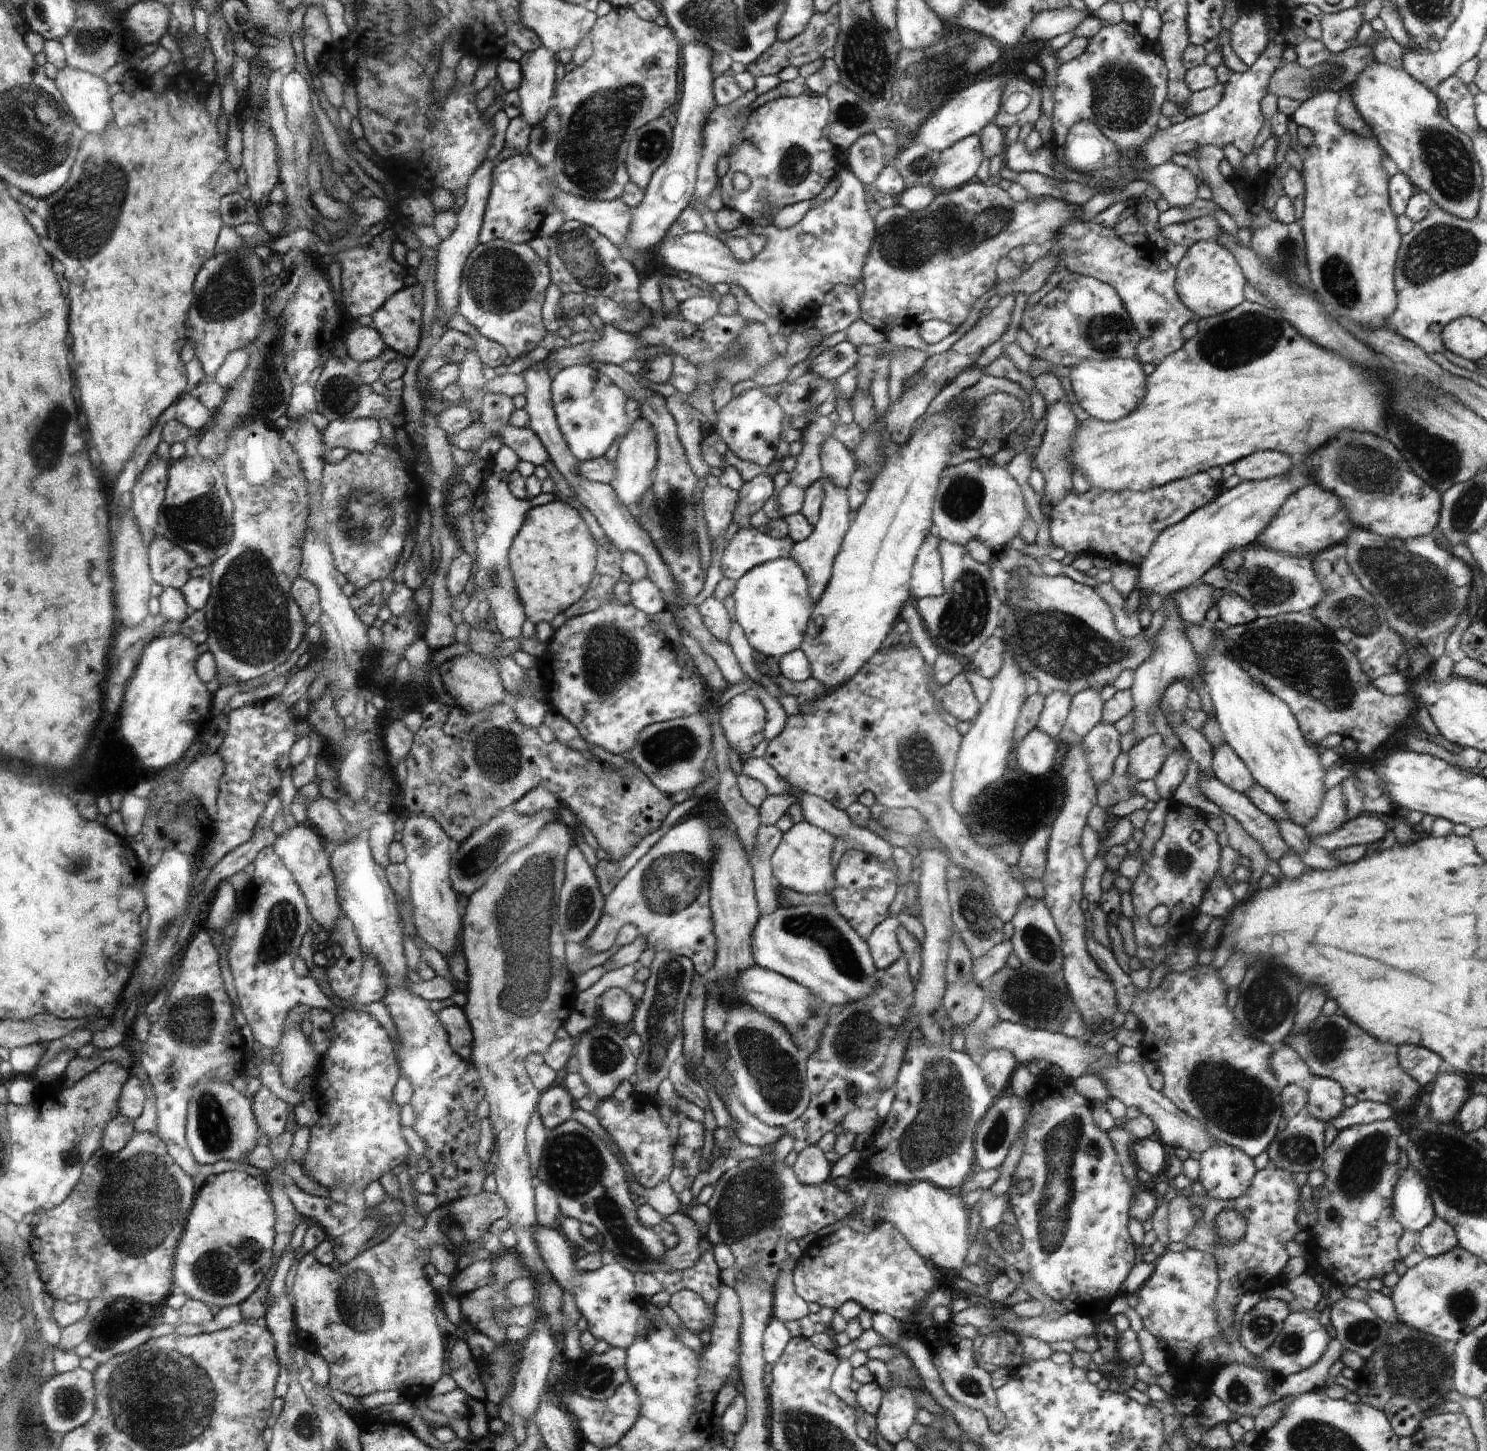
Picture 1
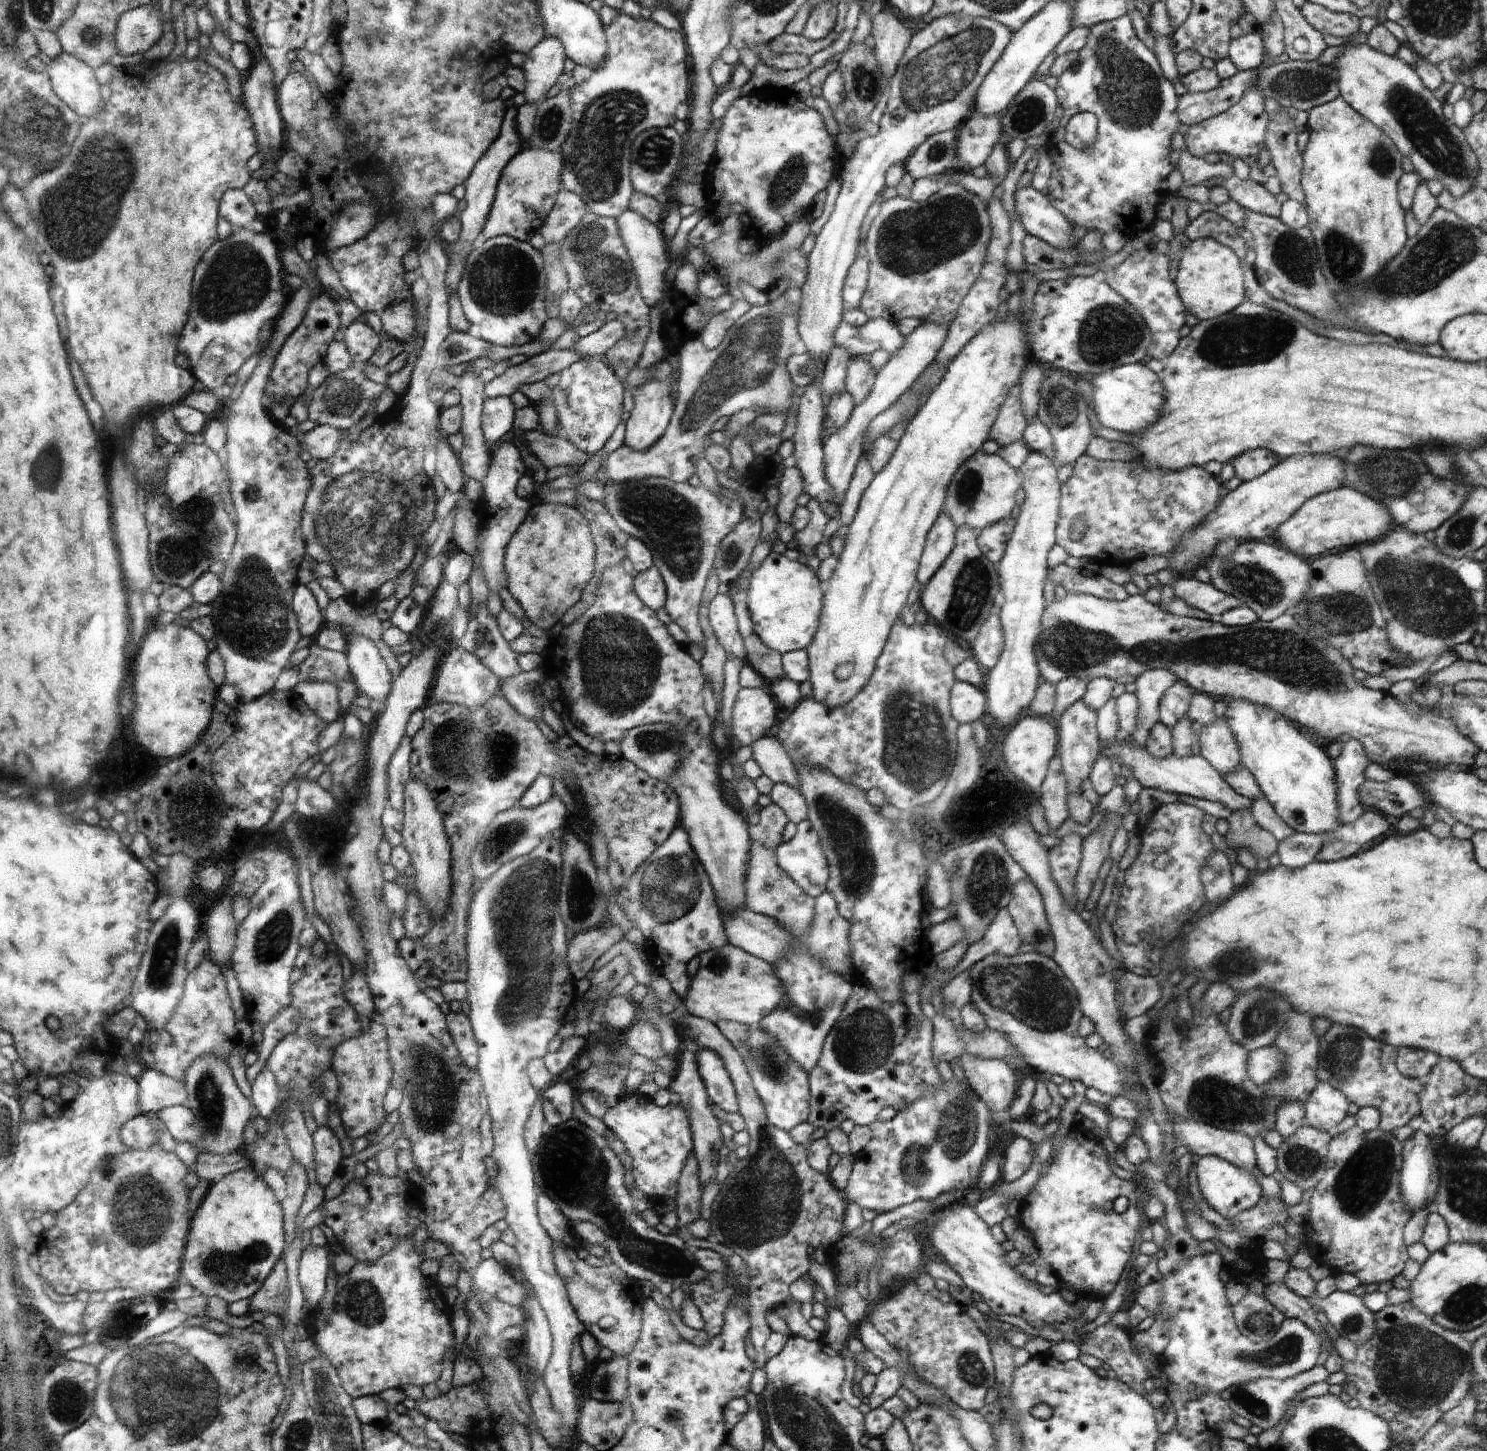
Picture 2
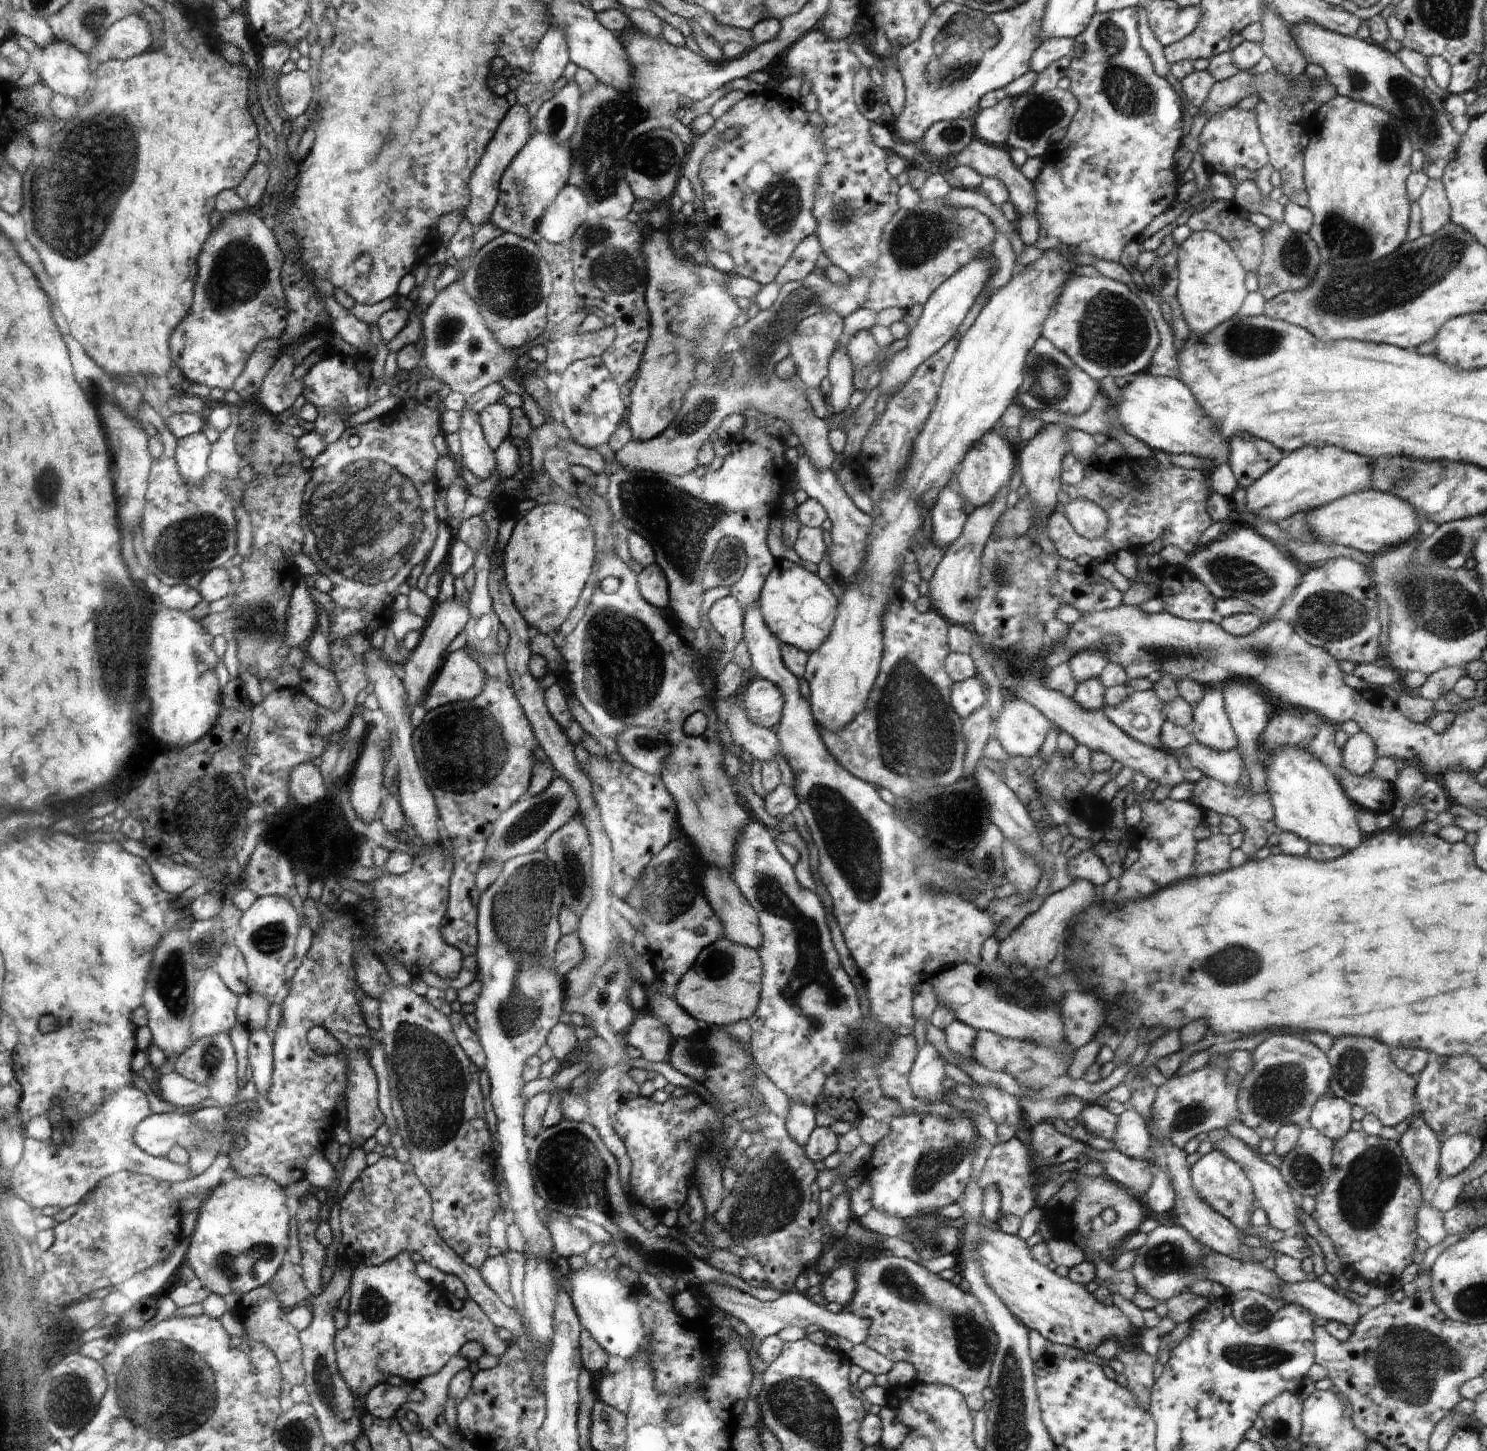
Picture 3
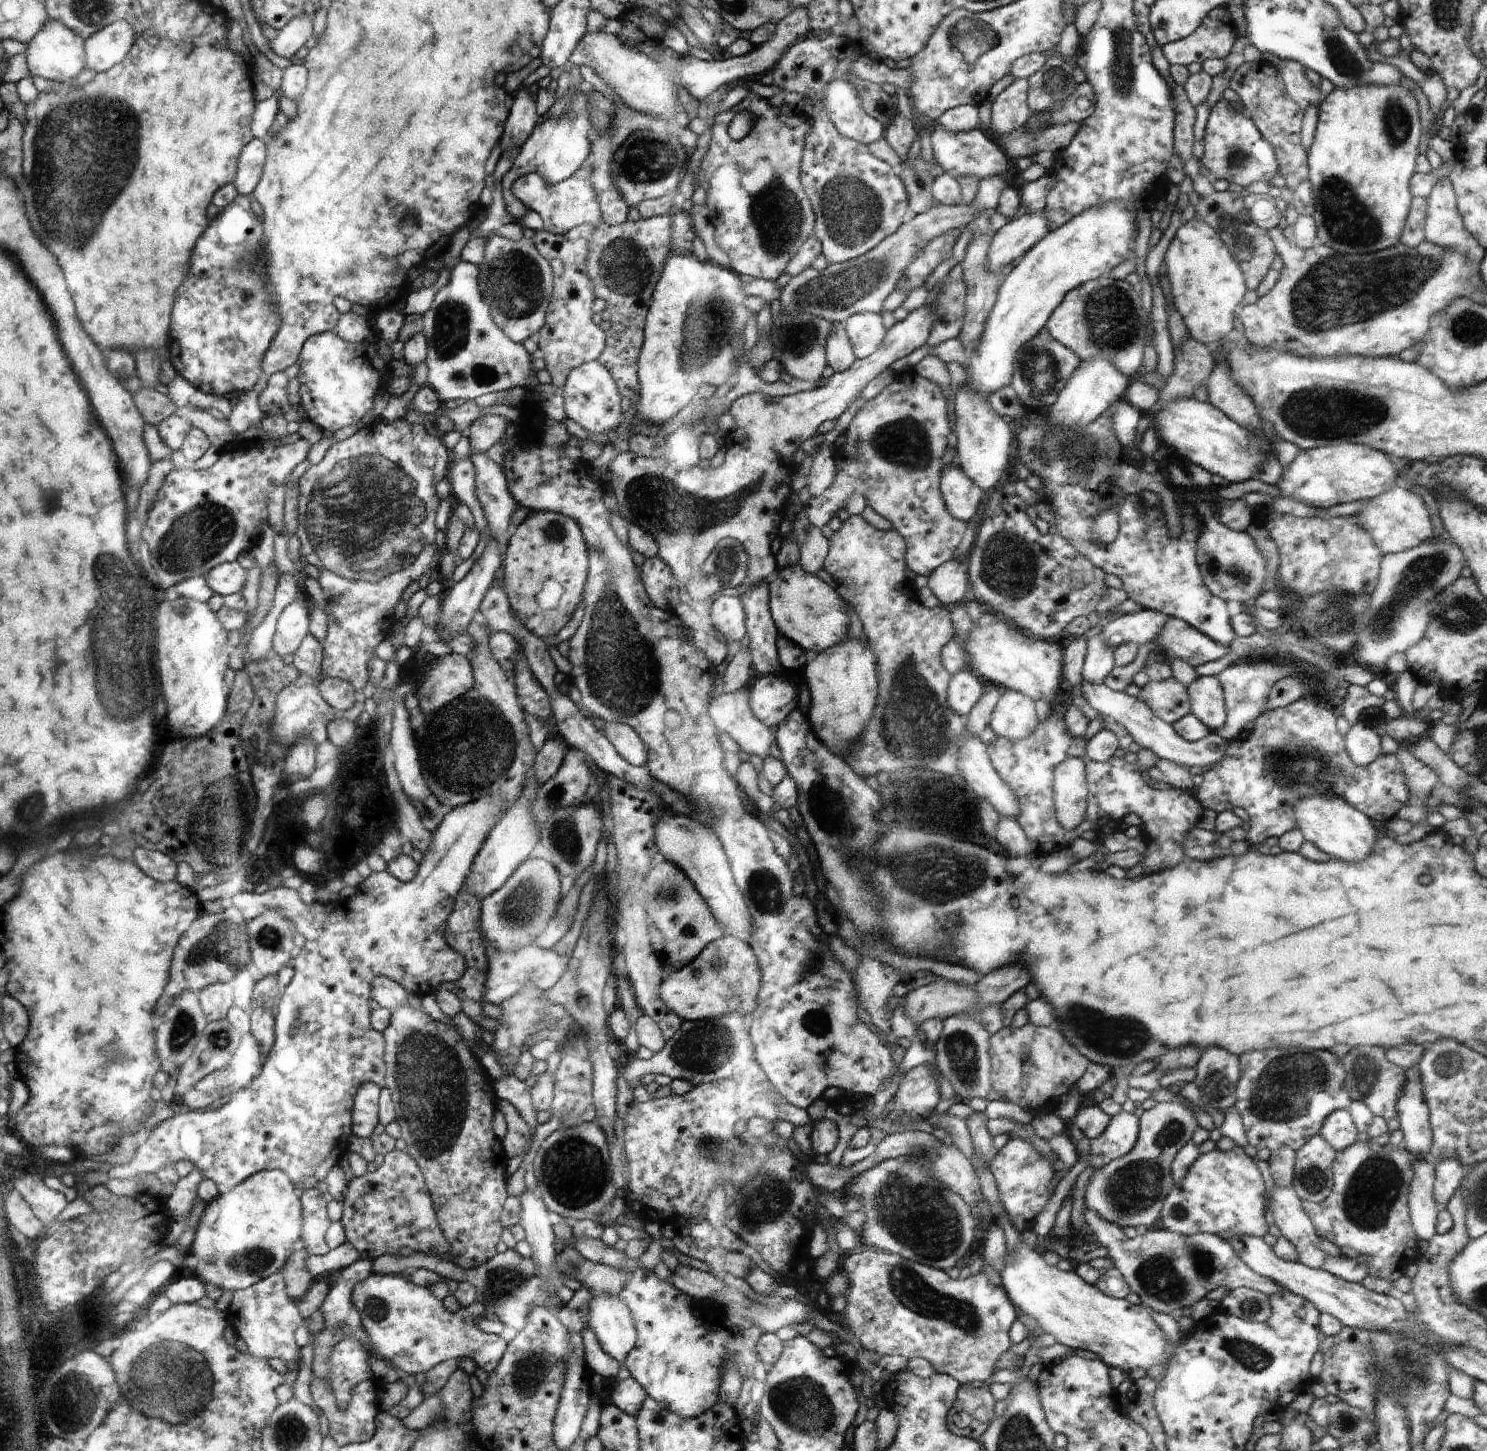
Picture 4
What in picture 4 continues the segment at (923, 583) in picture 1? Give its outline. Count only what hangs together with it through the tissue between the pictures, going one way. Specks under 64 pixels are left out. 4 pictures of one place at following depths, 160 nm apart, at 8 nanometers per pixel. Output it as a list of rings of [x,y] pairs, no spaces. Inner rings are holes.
[[[948,463],[947,468],[944,467],[943,482],[939,489],[953,517],[963,521],[973,520],[984,491],[974,484],[960,464]]]

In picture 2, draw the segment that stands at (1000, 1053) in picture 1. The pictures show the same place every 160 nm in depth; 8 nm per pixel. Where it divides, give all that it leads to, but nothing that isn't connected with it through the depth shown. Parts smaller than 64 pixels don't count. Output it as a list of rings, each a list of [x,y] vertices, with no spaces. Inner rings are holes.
[[[963,1052],[959,1056],[970,1088],[983,1098],[992,1112],[1007,1110],[1017,1097],[1018,1080],[1002,1059],[986,1059]]]

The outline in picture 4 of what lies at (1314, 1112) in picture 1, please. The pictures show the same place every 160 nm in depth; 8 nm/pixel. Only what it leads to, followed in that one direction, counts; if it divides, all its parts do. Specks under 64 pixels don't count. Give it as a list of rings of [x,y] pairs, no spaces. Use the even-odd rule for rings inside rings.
[[[1344,1109],[1329,1114],[1319,1132],[1335,1151],[1352,1146],[1358,1141],[1358,1133],[1350,1113]]]

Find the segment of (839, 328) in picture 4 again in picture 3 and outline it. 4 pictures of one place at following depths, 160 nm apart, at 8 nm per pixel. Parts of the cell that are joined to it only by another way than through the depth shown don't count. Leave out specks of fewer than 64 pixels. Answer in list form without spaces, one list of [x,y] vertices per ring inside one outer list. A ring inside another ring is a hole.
[[[838,345],[829,362],[827,374],[831,380],[831,390],[826,402],[831,414],[837,414],[848,404],[850,395],[855,391],[853,374],[853,364],[845,346]]]

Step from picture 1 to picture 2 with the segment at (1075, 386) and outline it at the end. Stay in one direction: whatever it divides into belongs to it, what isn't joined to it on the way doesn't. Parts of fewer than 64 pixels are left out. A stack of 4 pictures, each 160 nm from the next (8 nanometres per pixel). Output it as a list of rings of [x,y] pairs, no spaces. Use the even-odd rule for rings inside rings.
[[[1145,362],[1104,370],[1096,375],[1092,384],[1095,412],[1101,426],[1138,435],[1161,419],[1165,408],[1165,386],[1159,374],[1148,369]]]

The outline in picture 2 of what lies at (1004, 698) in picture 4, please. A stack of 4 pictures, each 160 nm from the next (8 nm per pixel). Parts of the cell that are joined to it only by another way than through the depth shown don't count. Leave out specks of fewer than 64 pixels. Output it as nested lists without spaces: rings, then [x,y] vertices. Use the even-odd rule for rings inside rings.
[[[1024,713],[1012,726],[1012,730],[1004,739],[1003,760],[1006,766],[1026,784],[1037,796],[1040,796],[1040,786],[1051,758],[1057,753],[1059,731],[1056,725],[1048,718]]]

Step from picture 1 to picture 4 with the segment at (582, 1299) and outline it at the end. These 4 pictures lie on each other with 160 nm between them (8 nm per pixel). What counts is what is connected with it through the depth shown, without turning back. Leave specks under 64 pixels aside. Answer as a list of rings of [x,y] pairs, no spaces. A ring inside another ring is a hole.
[[[593,1294],[589,1325],[604,1352],[622,1364],[637,1339],[637,1330],[624,1301],[619,1296],[596,1297]]]

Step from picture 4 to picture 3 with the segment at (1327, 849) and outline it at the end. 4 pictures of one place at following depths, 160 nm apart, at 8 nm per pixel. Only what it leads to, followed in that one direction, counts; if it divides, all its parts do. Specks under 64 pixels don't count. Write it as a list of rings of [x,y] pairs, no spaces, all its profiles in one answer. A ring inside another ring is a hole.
[[[1296,747],[1277,751],[1266,767],[1266,784],[1271,794],[1278,831],[1297,834],[1310,844],[1354,850],[1365,838],[1357,823],[1358,807],[1340,786],[1337,778],[1314,755]]]

